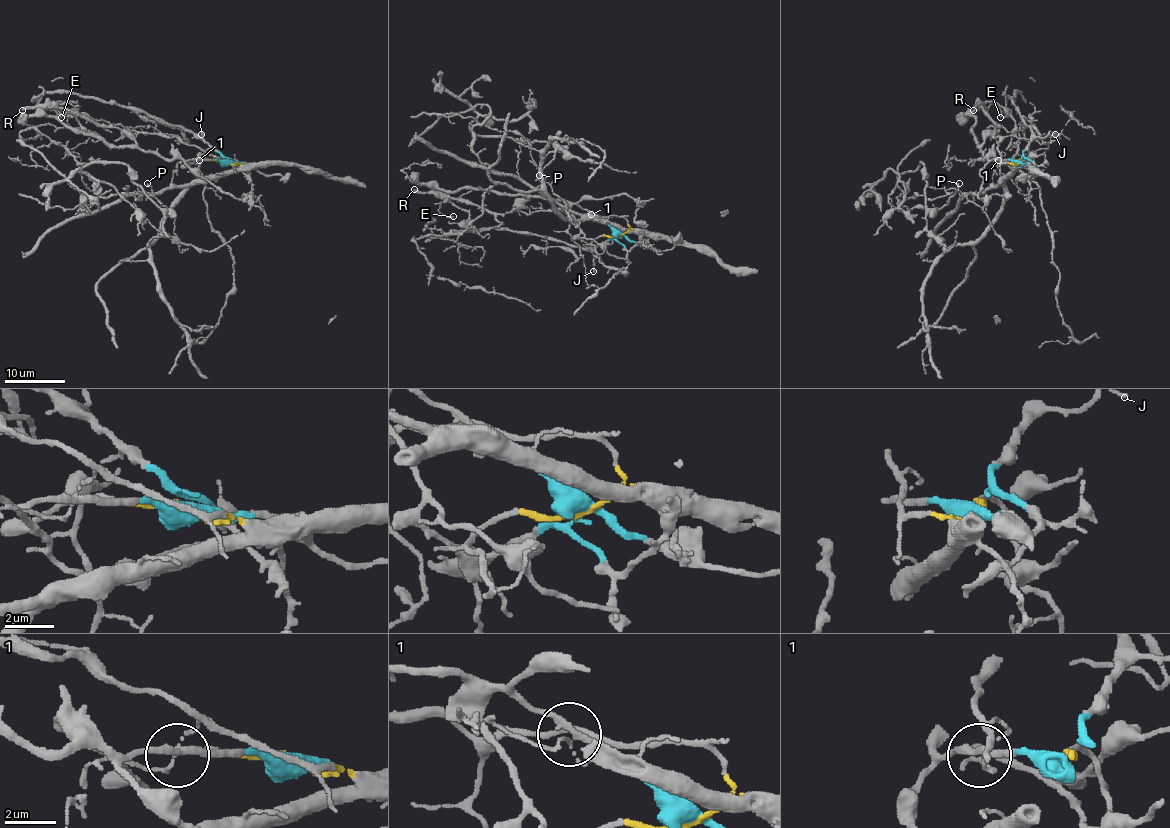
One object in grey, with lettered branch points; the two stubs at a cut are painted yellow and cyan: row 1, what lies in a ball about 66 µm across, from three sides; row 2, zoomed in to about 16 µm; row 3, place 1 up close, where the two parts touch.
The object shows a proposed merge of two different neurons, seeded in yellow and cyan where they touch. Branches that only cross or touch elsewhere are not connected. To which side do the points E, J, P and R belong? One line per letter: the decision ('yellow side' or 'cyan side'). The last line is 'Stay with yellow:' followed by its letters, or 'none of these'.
E: cyan side
J: cyan side
P: yellow side
R: cyan side
Stay with yellow: P

